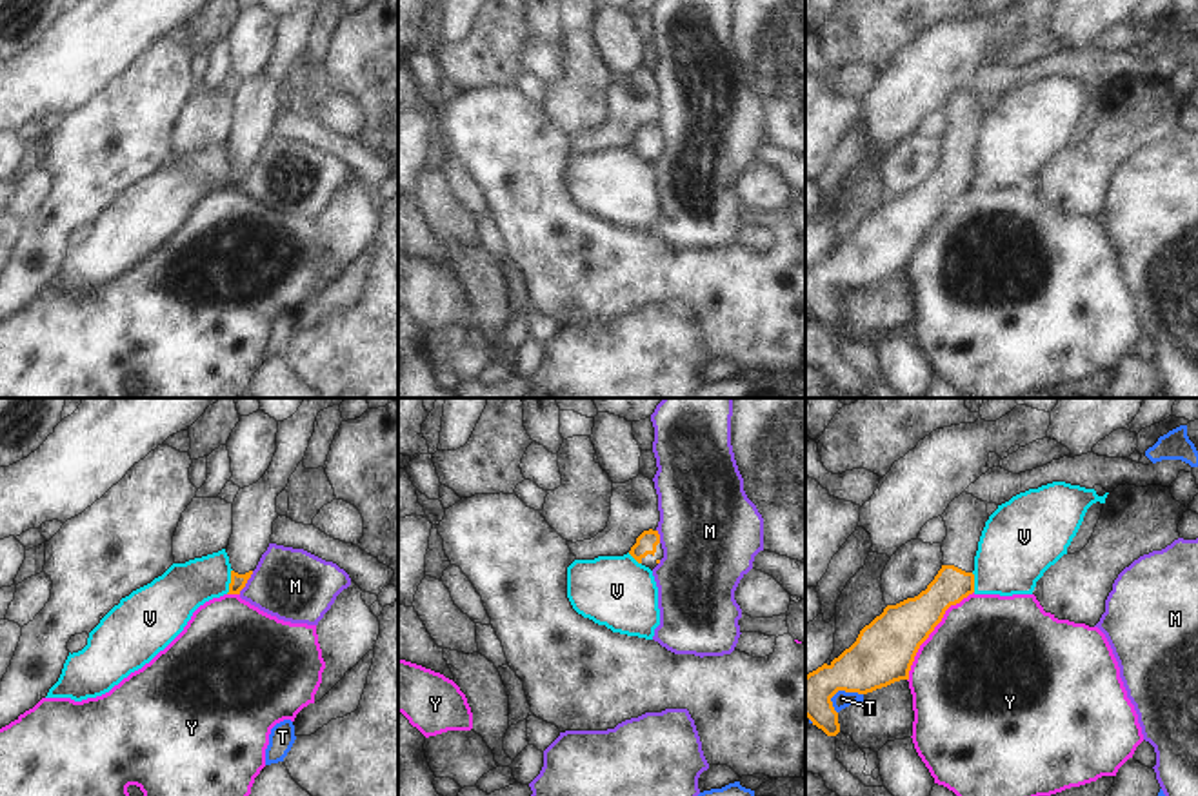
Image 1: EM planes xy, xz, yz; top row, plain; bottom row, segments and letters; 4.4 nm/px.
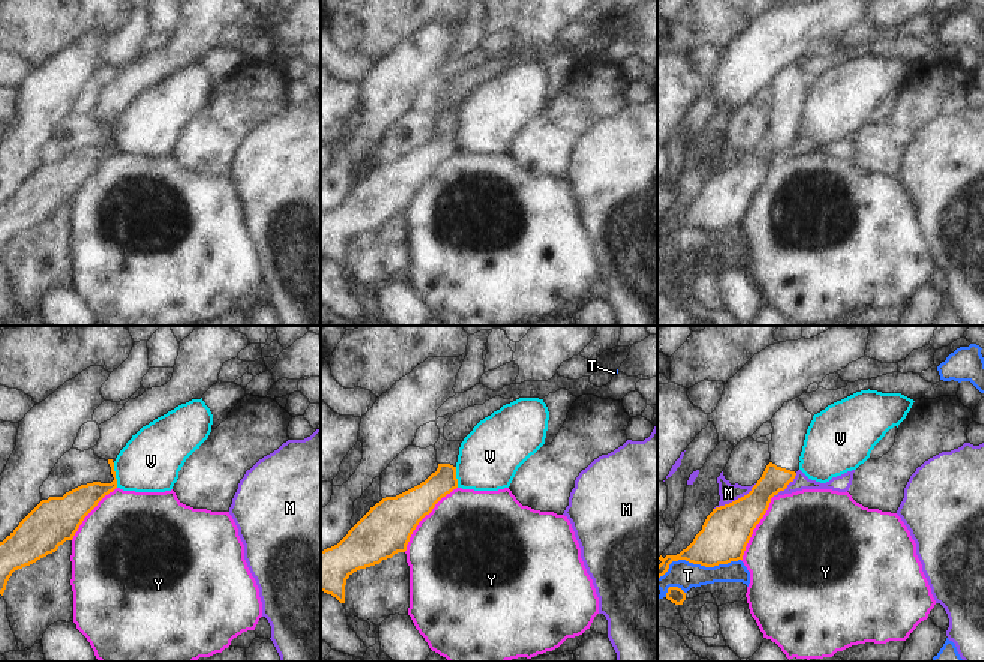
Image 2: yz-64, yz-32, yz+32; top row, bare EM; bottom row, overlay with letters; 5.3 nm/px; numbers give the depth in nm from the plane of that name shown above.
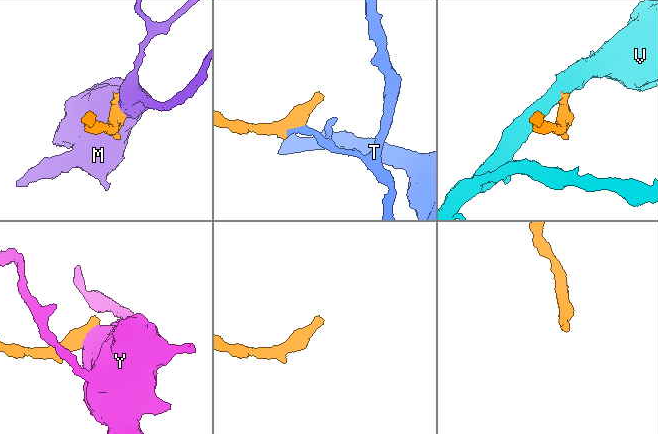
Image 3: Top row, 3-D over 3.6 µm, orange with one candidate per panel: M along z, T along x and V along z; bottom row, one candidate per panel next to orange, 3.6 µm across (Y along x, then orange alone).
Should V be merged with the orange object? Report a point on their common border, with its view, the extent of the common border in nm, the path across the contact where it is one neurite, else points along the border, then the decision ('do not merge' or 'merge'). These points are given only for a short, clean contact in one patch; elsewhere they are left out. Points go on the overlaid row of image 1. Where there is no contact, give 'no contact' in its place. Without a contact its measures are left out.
meets orange in xy at (231, 582); contact 110 nm long; border along xy (231, 569), (226, 593); do not merge

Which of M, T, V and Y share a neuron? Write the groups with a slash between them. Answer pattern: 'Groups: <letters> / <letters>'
Groups: M / T / V / Y

